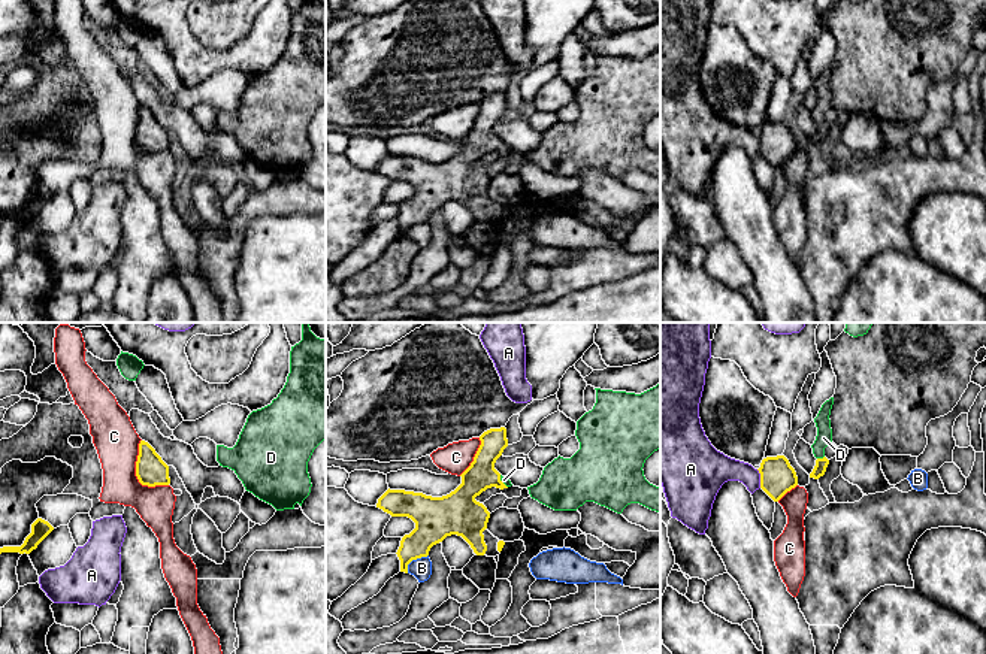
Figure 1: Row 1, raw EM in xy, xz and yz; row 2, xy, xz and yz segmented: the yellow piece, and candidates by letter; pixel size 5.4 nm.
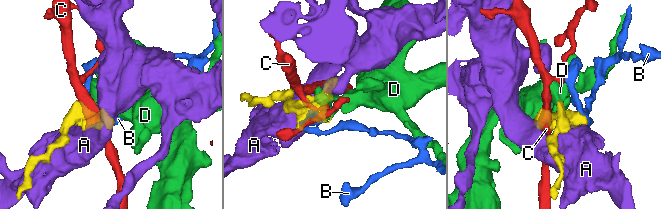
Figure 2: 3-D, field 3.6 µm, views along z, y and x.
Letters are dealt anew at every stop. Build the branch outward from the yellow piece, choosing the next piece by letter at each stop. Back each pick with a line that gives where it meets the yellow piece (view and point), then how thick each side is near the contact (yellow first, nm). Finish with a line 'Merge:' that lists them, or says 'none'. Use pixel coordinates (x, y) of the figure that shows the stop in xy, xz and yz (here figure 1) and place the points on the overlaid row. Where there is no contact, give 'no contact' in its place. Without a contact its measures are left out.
D: yz (820, 459) | 70/90 nm
Merge: D

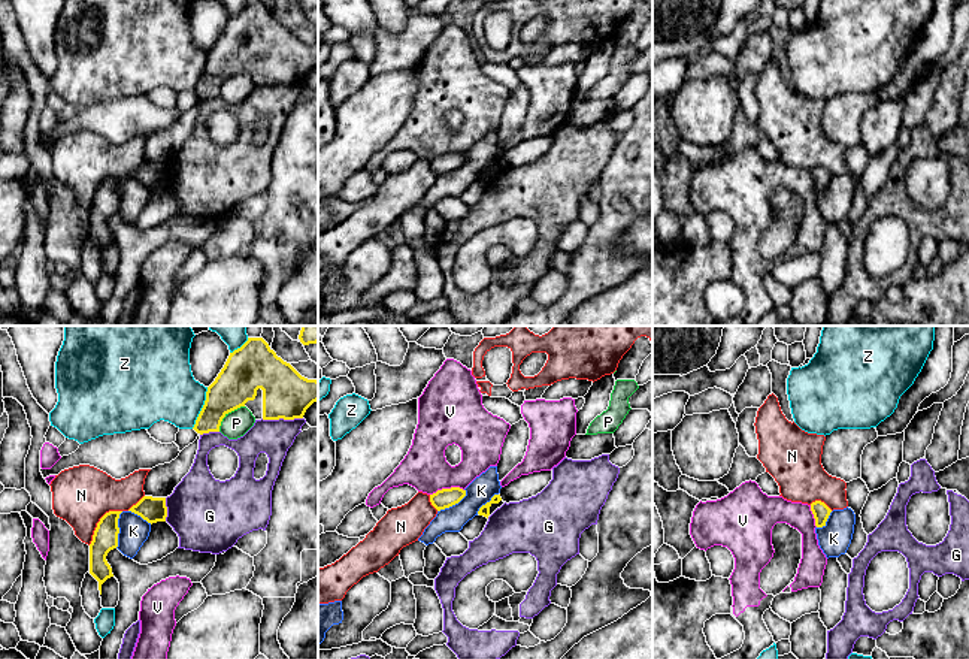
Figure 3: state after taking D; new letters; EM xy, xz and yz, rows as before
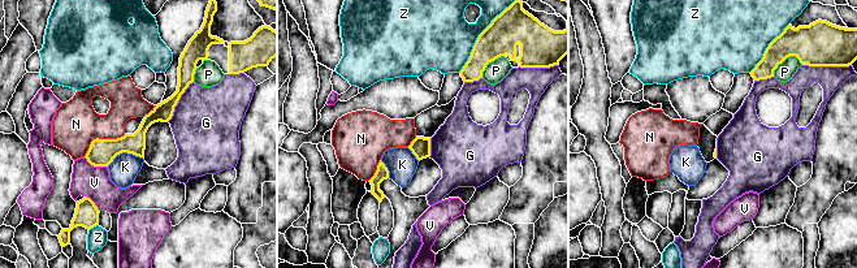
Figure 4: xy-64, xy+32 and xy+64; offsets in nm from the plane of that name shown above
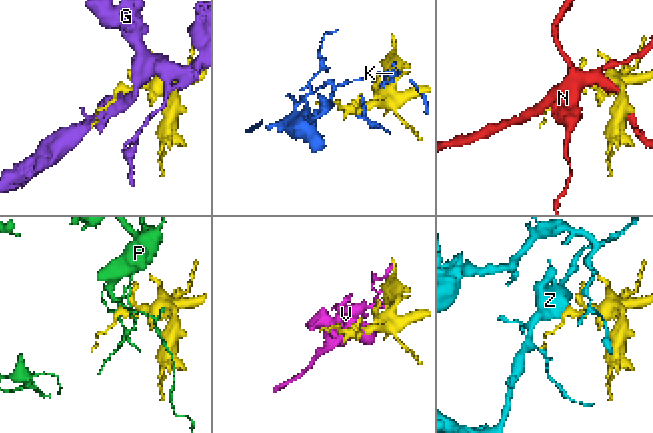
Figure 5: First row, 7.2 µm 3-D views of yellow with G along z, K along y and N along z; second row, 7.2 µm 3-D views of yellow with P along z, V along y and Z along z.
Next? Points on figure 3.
Merge: none

